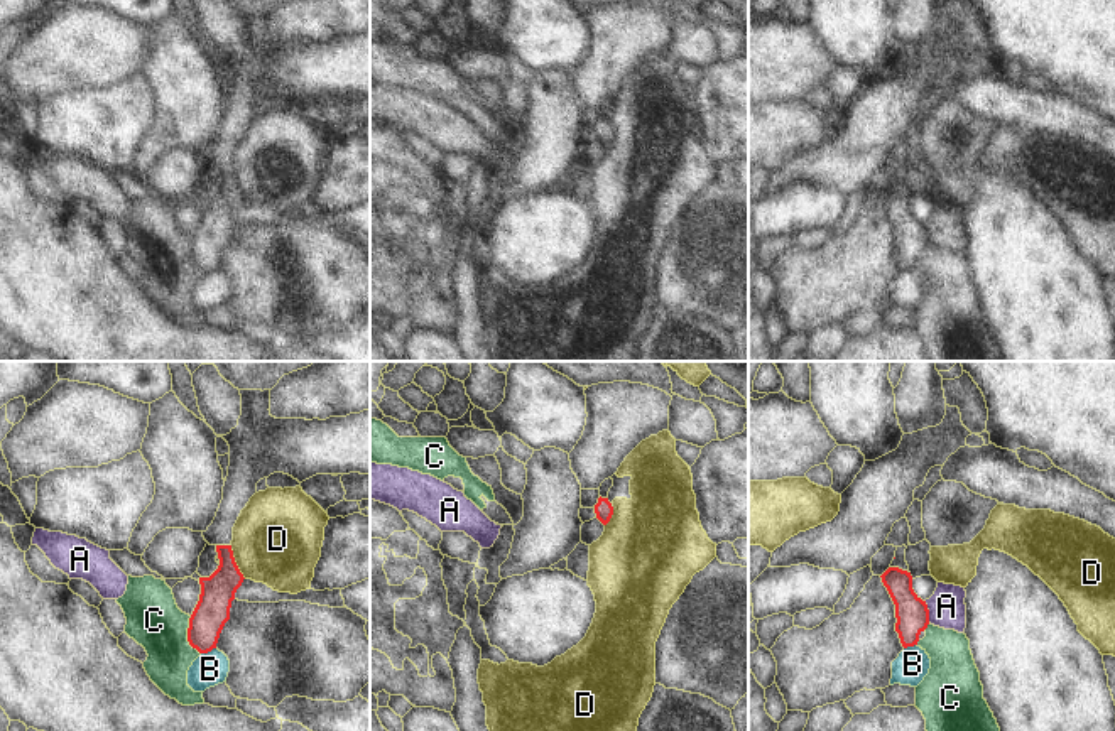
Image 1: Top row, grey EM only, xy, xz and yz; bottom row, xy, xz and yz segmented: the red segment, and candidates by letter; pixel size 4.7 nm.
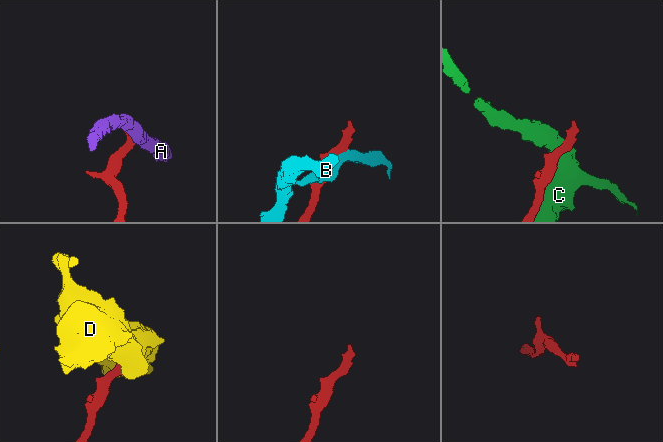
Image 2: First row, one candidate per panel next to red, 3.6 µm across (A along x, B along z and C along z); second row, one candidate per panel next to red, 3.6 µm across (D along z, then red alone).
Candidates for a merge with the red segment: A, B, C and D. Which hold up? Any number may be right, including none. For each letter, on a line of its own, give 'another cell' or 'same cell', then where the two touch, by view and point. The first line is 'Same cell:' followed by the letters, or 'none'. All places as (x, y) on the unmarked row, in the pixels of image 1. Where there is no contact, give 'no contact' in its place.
Same cell: none
A: another cell; contact yz (928, 233)
B: another cell; contact xy (208, 272)
C: another cell; contact xy (188, 257)
D: another cell; contact xy (235, 184)

